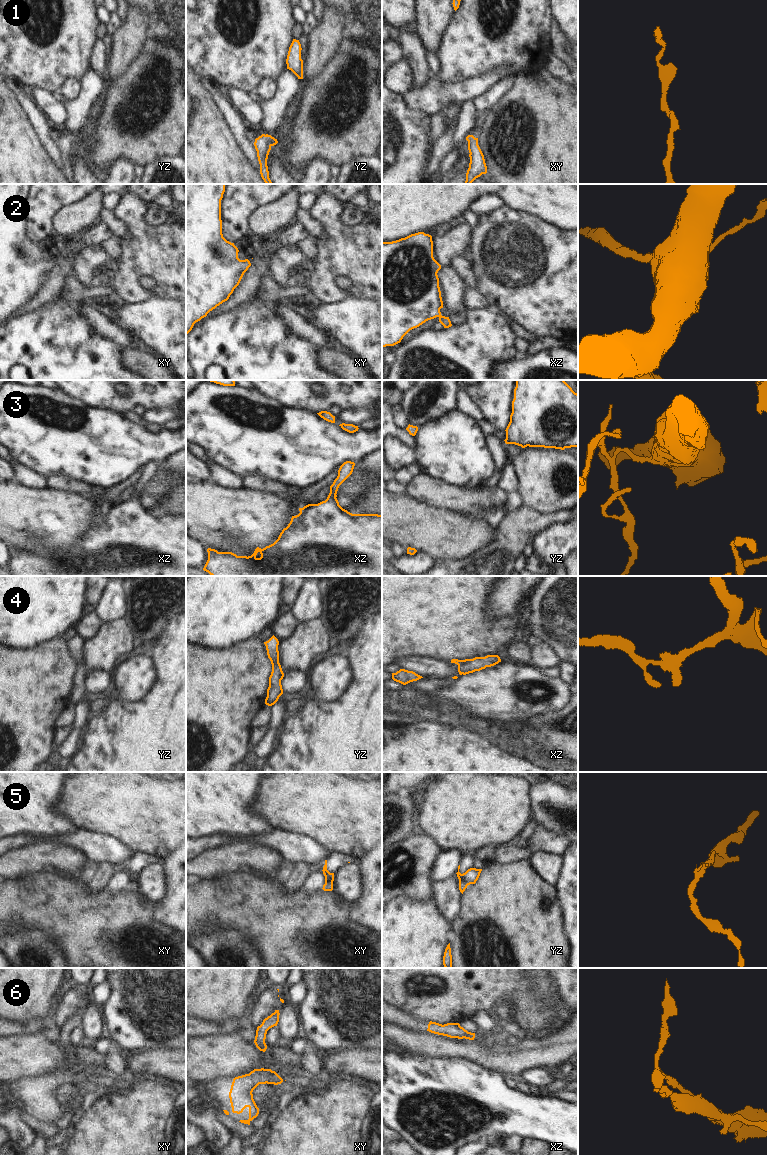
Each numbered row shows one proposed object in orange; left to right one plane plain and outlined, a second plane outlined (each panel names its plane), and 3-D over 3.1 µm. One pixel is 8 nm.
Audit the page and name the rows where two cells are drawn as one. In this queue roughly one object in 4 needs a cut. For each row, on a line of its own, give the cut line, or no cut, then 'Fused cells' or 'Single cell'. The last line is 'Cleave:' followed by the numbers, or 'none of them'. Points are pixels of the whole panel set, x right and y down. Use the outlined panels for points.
1: No split. Single cell
2: No split. Single cell
3: No split. Single cell
4: No split. Single cell
5: Split along yz (464, 873), (464, 880), (468, 884). Fused cells
6: No split. Single cell
Cleave: 5

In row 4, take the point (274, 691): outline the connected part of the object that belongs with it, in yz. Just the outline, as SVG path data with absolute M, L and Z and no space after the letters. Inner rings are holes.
M273 635L268 641L264 642L264 644L266 646L268 658L272 664L272 672L269 677L269 687L267 689L265 704L272 706L283 694L281 680L284 677L284 673L279 663L278 639Z

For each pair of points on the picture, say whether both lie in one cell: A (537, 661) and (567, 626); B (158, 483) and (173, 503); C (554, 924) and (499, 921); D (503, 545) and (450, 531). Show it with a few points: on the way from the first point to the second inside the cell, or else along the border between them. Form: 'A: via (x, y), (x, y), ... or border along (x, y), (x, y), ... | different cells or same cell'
A: border along (541, 642), (545, 643), (561, 661) | different cells
B: border along (175, 486), (171, 497), (164, 504), (151, 510) | different cells
C: via (540, 924), (513, 924) | same cell
D: border along (500, 527), (498, 536), (472, 556) | different cells

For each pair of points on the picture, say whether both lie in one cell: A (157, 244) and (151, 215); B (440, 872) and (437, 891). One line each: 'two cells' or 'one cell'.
A: two cells
B: two cells

